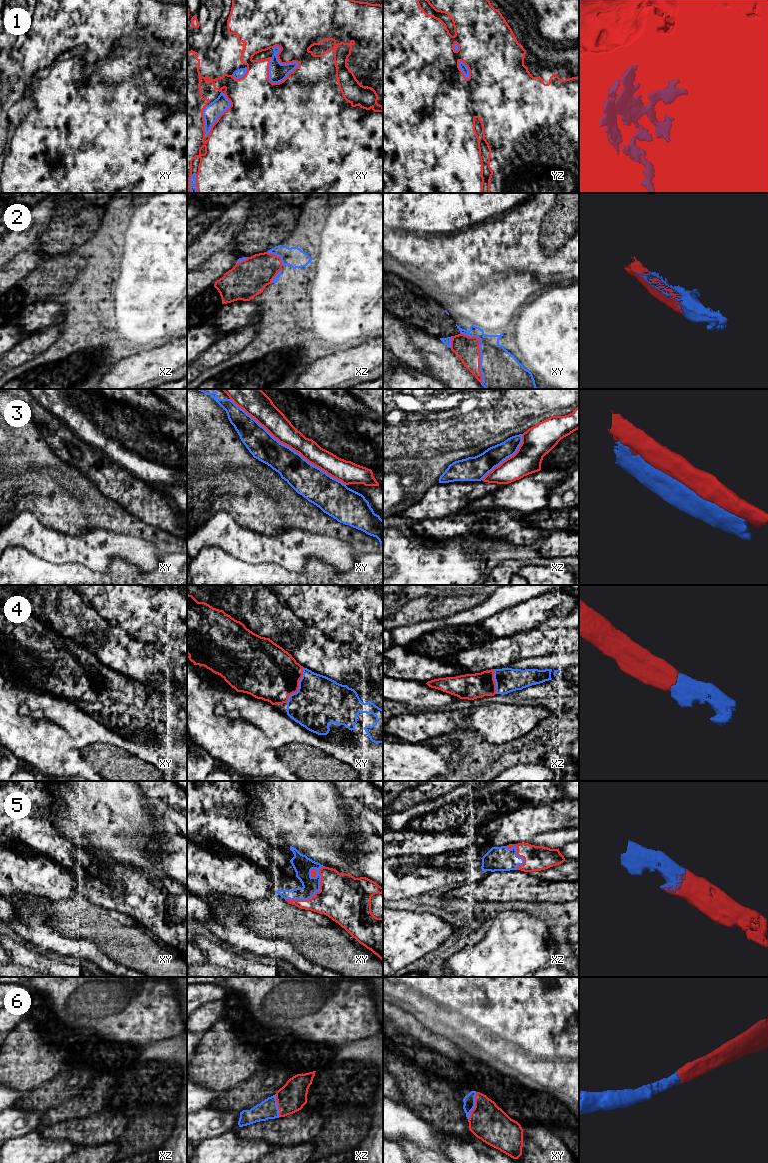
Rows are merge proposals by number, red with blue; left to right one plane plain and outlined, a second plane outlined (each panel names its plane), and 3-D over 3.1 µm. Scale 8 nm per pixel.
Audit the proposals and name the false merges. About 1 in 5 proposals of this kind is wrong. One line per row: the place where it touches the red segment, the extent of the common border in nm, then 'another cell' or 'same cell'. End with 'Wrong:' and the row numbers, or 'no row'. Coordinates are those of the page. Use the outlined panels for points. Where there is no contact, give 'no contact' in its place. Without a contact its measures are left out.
1: xy (293, 61) | 320 nm | same cell
2: xy (479, 352) | 440 nm | same cell
3: xy (288, 446) | 1150 nm | another cell
4: xy (298, 687) | 320 nm | same cell
5: xy (315, 894) | 420 nm | same cell
6: xy (475, 1106) | 240 nm | same cell
Wrong: 3

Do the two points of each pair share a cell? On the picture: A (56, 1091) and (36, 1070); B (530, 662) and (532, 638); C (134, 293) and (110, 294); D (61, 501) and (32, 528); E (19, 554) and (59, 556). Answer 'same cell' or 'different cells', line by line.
A: different cells
B: different cells
C: different cells
D: different cells
E: different cells

